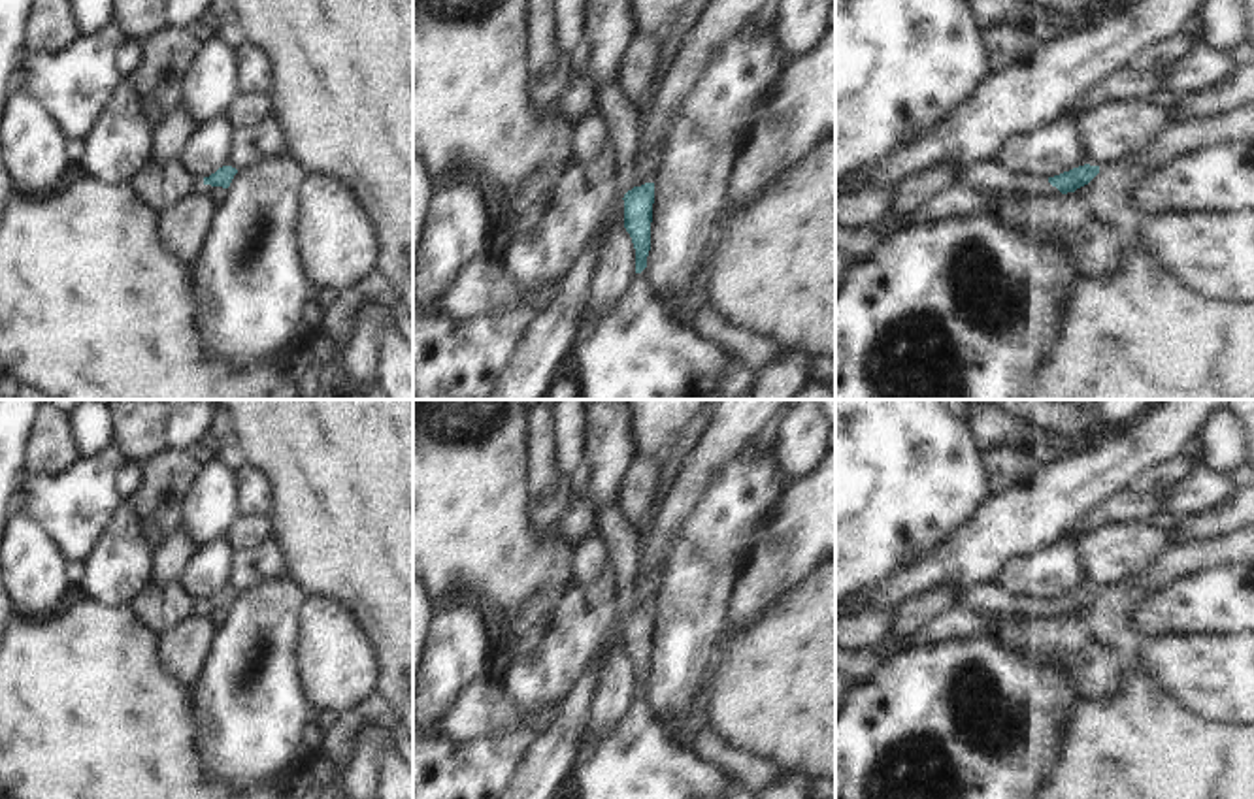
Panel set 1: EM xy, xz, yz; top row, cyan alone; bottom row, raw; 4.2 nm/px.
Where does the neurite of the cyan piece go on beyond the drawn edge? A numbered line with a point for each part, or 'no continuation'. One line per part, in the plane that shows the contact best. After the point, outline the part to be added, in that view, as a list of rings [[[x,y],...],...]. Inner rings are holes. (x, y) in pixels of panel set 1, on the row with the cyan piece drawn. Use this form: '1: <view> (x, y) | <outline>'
1: xz (619, 114) | [[[619,85],[596,92],[598,115],[605,124],[607,139],[613,143],[613,164],[617,168],[615,190],[624,224],[624,194],[635,187],[632,173],[634,155],[639,143],[637,106],[622,96]]]

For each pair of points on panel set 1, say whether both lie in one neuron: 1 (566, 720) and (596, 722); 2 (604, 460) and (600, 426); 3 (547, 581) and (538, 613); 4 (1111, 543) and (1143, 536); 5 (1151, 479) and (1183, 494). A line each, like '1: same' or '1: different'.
1: different
2: same
3: different
4: same
5: different

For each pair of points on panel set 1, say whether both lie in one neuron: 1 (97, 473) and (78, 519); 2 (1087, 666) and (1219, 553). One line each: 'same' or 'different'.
1: same
2: same

